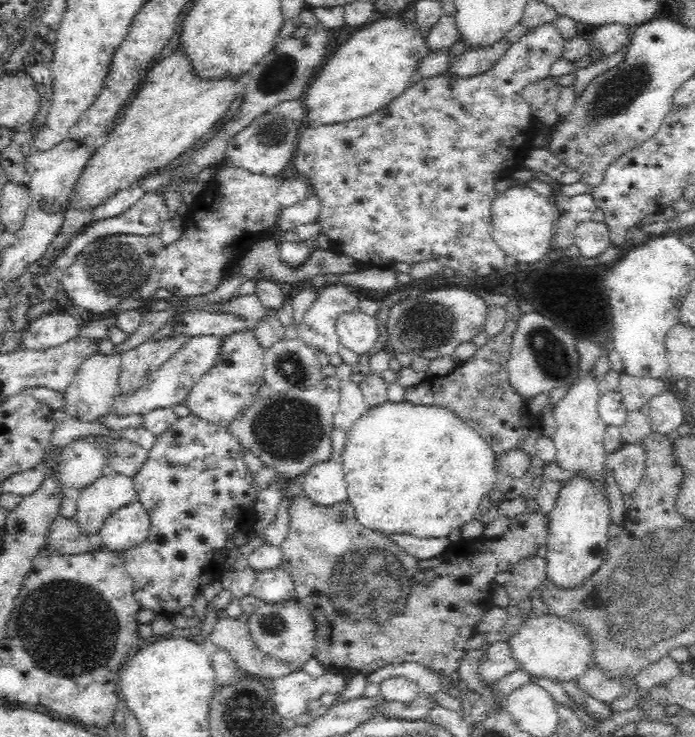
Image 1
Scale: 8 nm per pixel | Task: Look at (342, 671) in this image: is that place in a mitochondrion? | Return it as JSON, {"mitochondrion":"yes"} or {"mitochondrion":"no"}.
{"mitochondrion":"no"}

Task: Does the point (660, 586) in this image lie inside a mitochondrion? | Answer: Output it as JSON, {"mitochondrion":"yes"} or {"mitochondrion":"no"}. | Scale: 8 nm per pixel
{"mitochondrion":"yes"}

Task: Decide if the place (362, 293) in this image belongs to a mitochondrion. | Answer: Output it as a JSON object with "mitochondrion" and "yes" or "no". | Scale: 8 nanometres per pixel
{"mitochondrion":"no"}

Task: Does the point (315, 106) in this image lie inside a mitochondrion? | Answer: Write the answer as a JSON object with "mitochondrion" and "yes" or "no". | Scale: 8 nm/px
{"mitochondrion":"no"}

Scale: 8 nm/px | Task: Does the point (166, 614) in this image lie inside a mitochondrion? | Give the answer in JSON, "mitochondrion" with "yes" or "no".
{"mitochondrion":"no"}

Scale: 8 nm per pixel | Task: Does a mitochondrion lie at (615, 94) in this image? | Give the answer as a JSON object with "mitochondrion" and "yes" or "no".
{"mitochondrion":"yes"}

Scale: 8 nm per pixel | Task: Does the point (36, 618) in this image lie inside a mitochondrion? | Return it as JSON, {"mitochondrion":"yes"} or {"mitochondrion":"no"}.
{"mitochondrion":"yes"}

